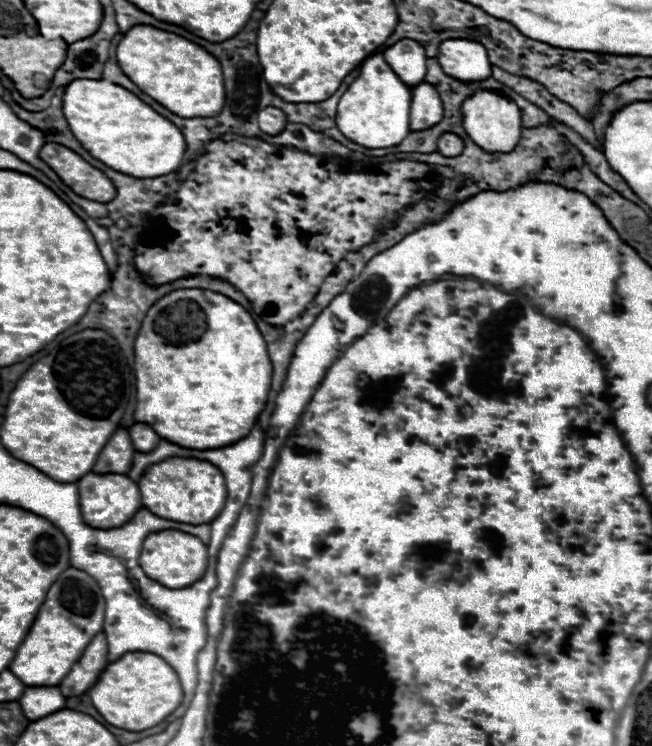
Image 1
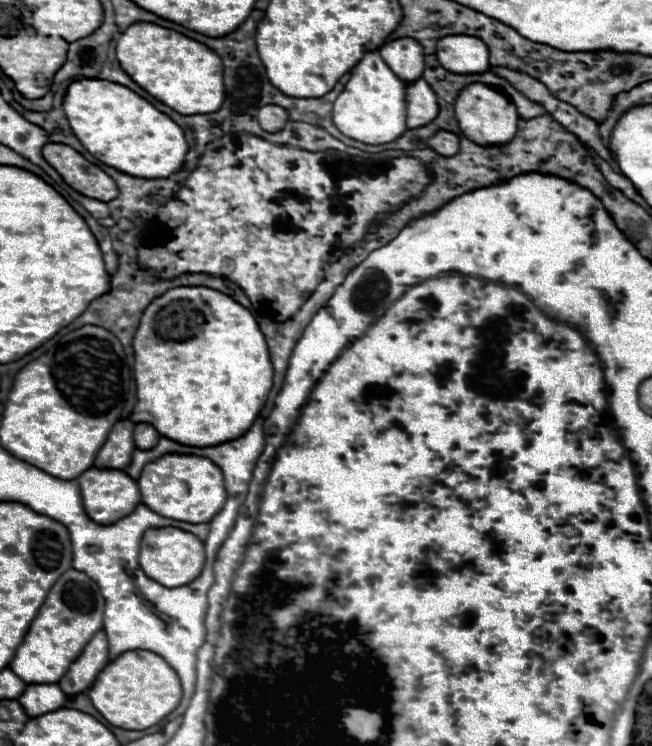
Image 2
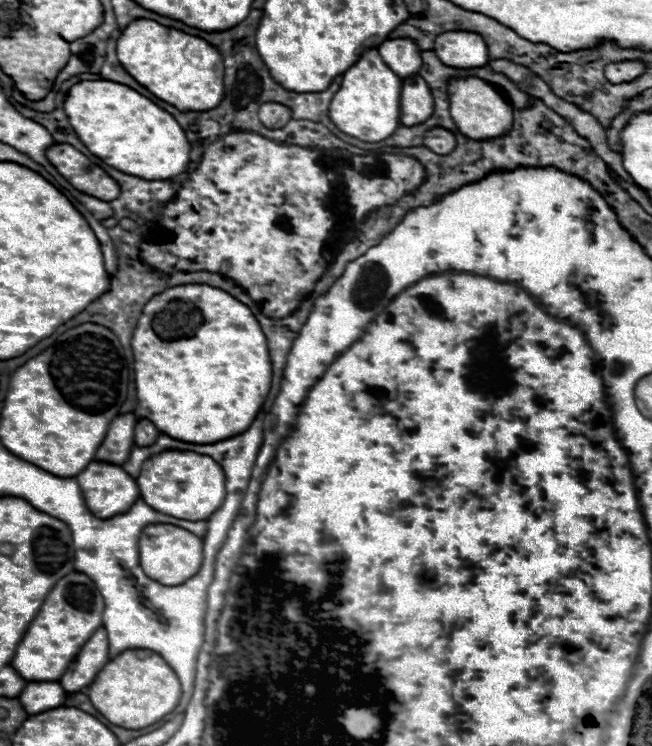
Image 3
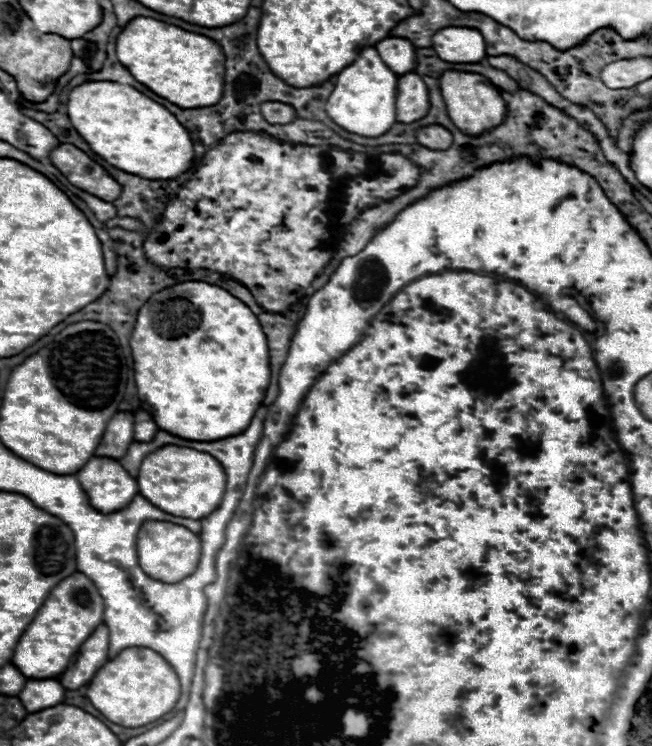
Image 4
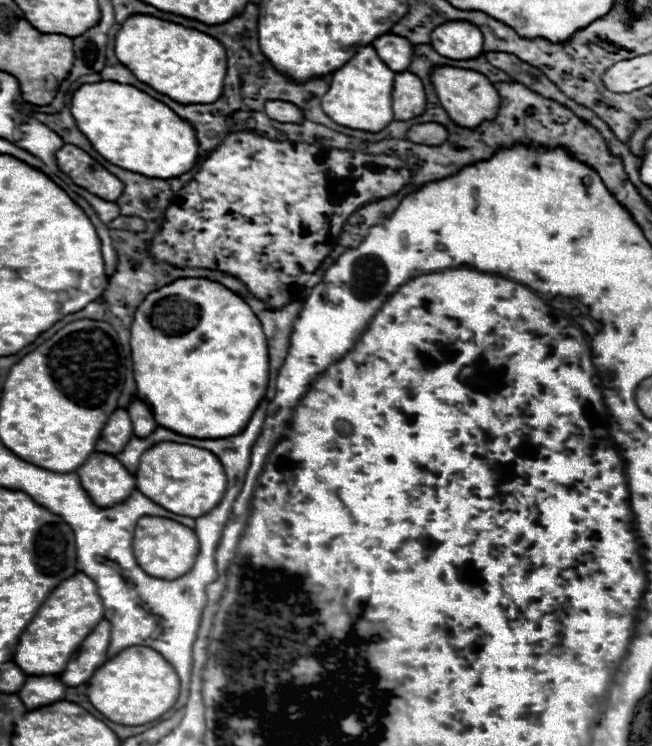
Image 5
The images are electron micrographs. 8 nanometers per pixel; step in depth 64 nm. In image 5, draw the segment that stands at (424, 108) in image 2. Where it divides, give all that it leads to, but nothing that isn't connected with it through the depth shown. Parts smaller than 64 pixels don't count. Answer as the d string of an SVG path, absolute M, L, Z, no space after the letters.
M398 72L392 90L392 110L396 120L410 120L424 112L426 94L420 78L412 72Z

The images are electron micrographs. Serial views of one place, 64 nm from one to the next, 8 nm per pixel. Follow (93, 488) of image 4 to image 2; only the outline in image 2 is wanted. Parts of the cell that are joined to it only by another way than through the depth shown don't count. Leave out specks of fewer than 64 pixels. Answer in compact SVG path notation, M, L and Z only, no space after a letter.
M92 466L92 470L86 470L76 480L80 486L84 510L98 524L118 522L120 518L132 514L134 508L140 504L140 492L138 492L136 480L128 478L128 474L124 474L122 470L100 470L100 468Z

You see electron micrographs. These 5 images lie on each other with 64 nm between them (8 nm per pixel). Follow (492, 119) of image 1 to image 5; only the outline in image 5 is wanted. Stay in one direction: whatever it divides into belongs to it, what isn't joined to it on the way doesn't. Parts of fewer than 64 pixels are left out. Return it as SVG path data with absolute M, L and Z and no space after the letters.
M436 66L430 72L430 80L440 100L440 106L444 106L448 116L456 120L458 126L480 126L484 118L496 118L496 110L500 108L500 96L484 74L454 66Z

